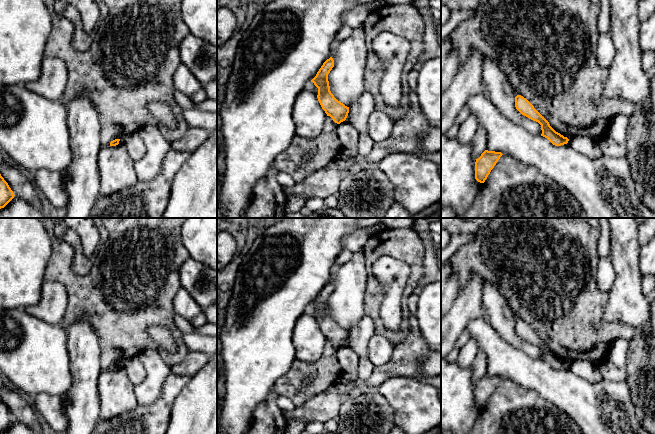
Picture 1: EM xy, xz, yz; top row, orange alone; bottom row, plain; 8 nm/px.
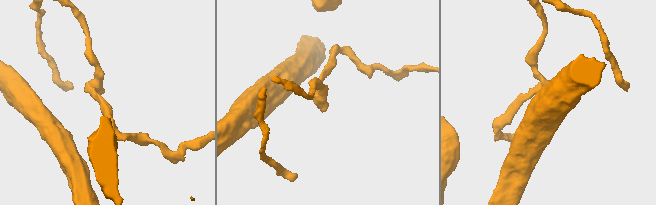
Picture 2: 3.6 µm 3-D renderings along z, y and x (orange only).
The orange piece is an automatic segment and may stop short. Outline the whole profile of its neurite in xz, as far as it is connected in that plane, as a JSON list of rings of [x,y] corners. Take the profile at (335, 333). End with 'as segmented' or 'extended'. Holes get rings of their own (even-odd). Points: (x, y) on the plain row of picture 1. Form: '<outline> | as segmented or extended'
[[[330,281],[323,287],[311,306],[318,312],[317,322],[322,333],[335,347],[340,348],[346,344],[349,337],[349,331],[338,325],[330,315],[328,298],[333,291],[334,284]]] | as segmented

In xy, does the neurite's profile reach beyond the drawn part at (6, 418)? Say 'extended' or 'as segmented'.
as segmented

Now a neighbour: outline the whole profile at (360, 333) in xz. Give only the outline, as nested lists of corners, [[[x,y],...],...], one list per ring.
[[[366,314],[349,330],[346,345],[359,357],[358,378],[362,380],[367,380],[375,369],[368,357],[368,342],[374,334],[374,321]]]

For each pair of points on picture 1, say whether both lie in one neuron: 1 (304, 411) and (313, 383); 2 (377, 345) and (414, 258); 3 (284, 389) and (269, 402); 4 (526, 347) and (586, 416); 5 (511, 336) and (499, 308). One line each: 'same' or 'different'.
1: different
2: different
3: different
4: different
5: same

